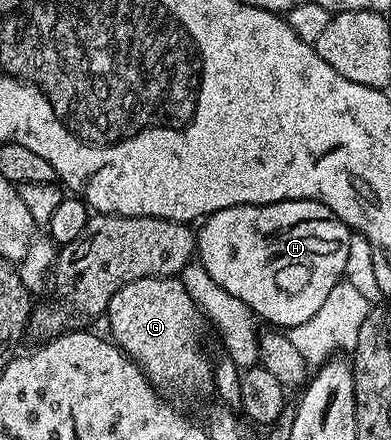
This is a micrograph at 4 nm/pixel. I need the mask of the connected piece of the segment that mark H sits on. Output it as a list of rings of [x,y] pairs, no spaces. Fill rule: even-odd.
[[[290,198],[287,202],[268,202],[262,206],[223,208],[208,215],[200,226],[196,231],[195,254],[212,280],[249,306],[256,317],[258,314],[266,318],[273,328],[292,328],[315,316],[323,300],[327,300],[327,292],[342,281],[345,273],[351,233],[349,225],[339,221],[331,208],[312,198]]]

